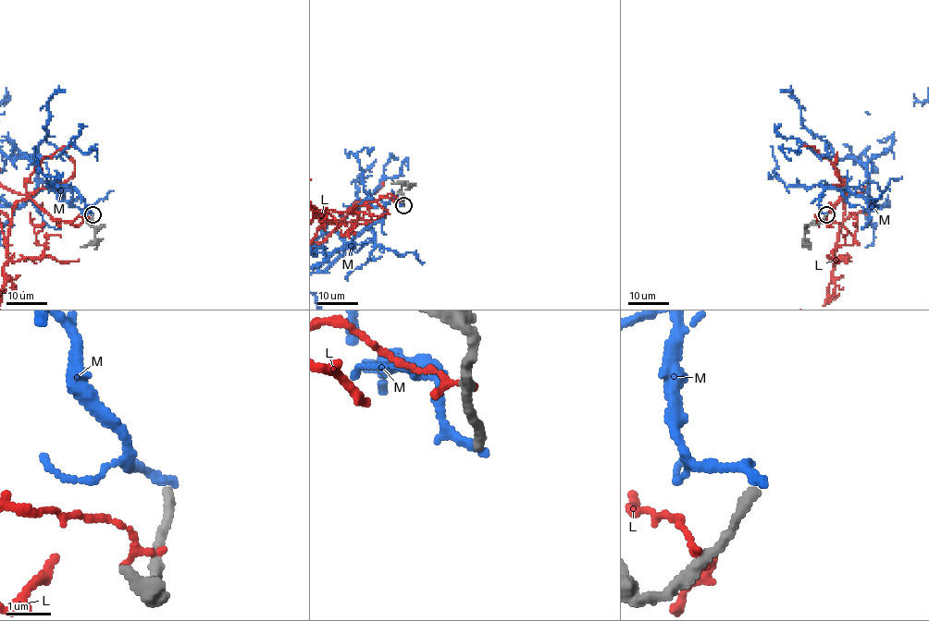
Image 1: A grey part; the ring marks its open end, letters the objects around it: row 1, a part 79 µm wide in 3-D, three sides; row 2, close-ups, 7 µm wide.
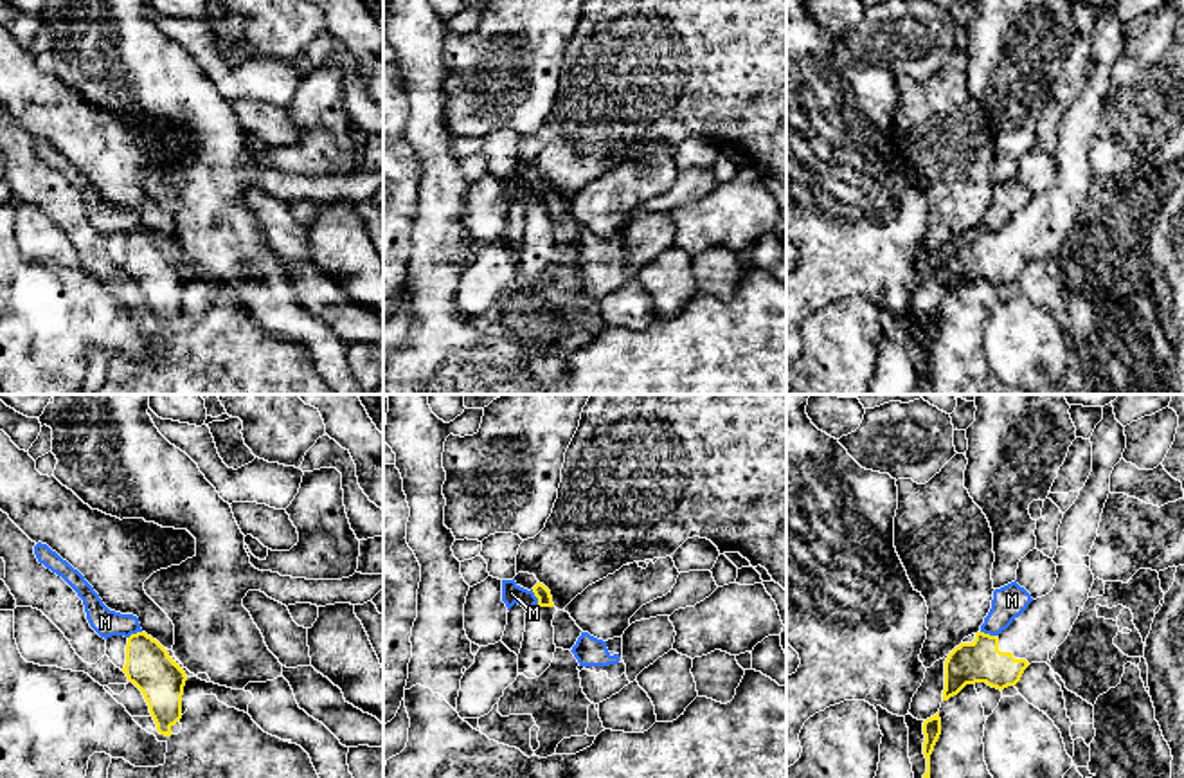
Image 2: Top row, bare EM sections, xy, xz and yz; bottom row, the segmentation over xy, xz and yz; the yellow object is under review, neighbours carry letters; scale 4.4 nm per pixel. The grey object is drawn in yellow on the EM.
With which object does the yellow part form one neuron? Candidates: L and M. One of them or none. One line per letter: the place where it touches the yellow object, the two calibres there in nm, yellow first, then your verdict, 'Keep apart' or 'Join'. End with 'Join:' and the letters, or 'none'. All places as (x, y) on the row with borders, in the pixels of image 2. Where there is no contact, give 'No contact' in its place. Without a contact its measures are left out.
L: No contact. Keep apart
M: Touches yellow at xz (537, 597). Thickness 70 nm (yellow) against 90 nm. Keep apart
Join: none

